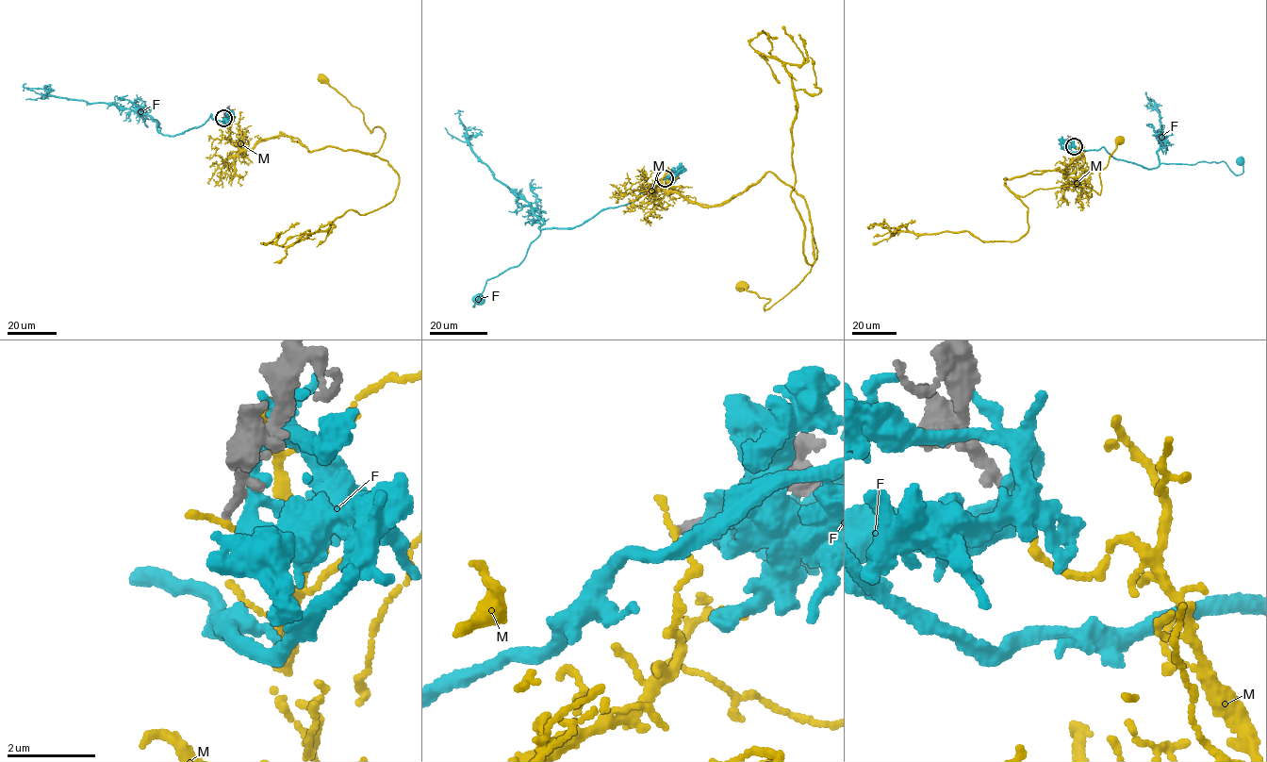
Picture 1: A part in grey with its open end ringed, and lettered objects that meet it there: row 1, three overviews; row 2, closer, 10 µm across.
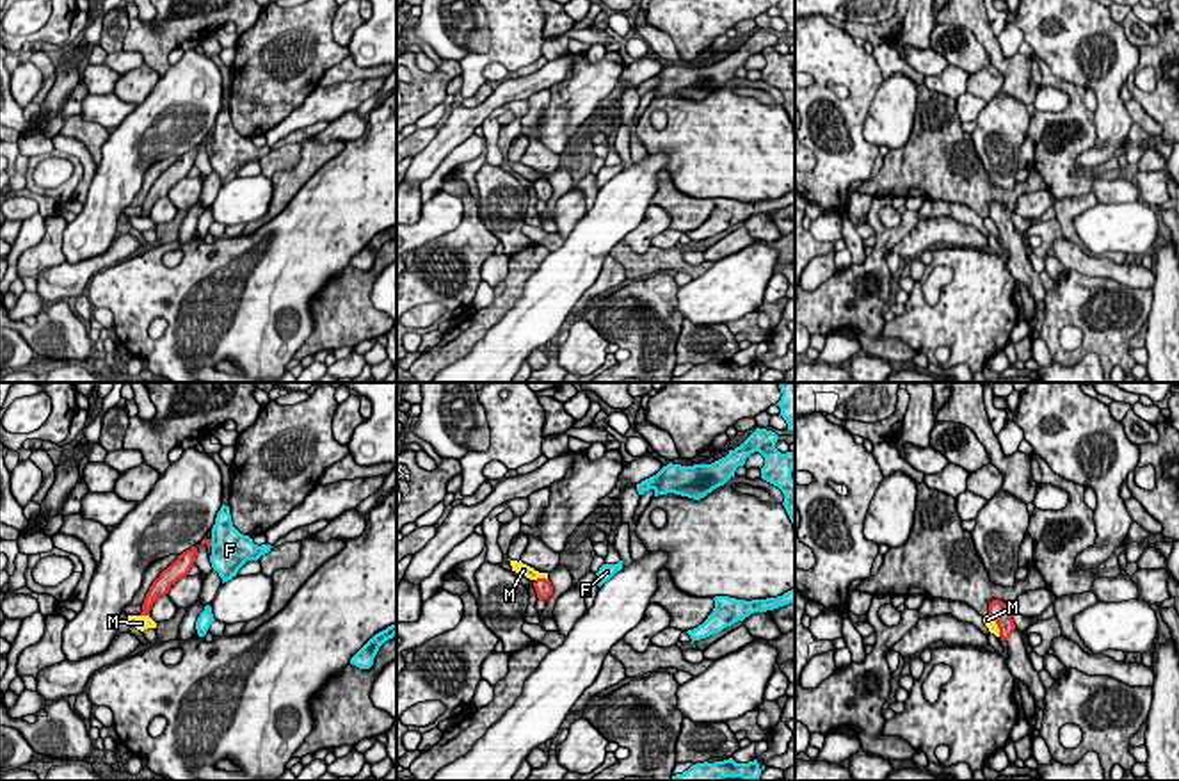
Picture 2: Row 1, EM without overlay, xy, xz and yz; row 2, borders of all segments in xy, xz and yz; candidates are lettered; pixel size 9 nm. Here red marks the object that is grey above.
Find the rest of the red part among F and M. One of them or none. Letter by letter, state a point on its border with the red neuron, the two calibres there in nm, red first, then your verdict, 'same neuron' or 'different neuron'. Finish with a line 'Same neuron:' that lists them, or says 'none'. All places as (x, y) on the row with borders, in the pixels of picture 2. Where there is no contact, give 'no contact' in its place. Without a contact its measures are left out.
F: xy (210, 543) | 60/360 nm | different neuron
M: yz (996, 623) | 170/90 nm | different neuron
Same neuron: none

